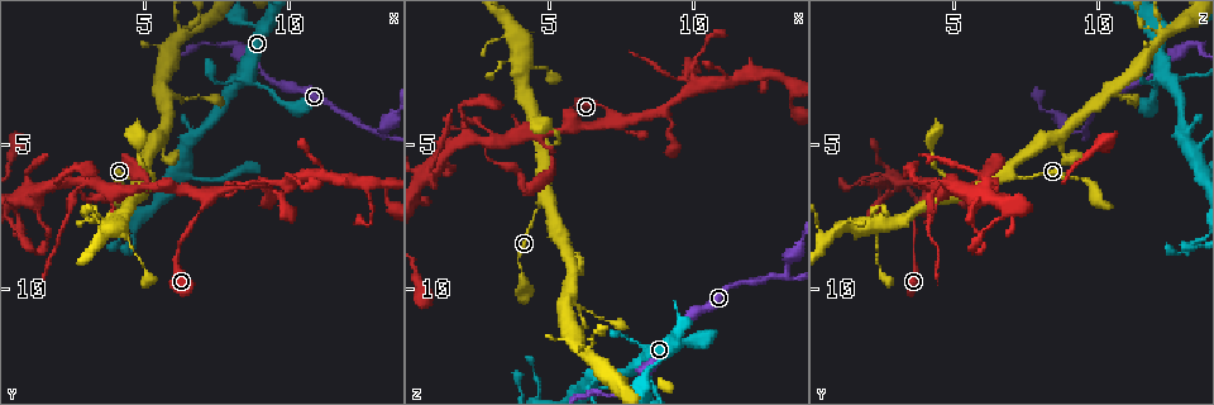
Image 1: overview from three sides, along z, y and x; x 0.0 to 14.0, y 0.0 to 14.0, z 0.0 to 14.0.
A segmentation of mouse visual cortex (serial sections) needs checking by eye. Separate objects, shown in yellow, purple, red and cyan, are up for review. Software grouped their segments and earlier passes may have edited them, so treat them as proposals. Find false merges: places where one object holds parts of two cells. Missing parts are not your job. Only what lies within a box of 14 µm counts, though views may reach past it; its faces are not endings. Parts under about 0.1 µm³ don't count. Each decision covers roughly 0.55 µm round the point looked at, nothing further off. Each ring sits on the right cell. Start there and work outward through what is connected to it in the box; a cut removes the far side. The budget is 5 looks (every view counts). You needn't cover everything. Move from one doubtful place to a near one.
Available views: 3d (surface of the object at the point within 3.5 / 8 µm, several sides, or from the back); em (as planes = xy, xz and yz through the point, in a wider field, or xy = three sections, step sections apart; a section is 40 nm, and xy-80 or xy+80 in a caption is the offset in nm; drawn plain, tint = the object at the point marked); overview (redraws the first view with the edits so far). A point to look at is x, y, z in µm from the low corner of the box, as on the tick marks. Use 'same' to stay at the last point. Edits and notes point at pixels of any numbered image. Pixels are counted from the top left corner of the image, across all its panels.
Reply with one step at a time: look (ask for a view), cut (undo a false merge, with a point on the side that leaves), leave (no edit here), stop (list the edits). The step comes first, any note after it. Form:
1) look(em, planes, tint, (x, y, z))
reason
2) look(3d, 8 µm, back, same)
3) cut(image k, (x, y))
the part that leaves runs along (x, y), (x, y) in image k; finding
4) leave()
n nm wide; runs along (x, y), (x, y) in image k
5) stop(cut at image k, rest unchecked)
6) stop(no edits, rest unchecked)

look(3d, 8 µm, (7.1, 6.9, 4.1))
sharp bend

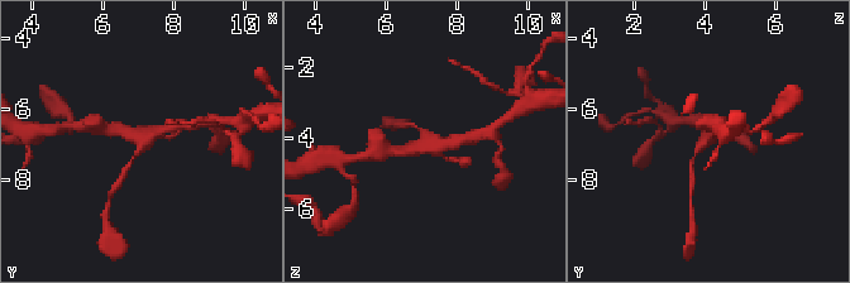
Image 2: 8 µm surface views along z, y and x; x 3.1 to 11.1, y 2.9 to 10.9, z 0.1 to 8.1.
look(3d, 3.5 µm, back, (7.1, 6.9, 4.2))
zoom in

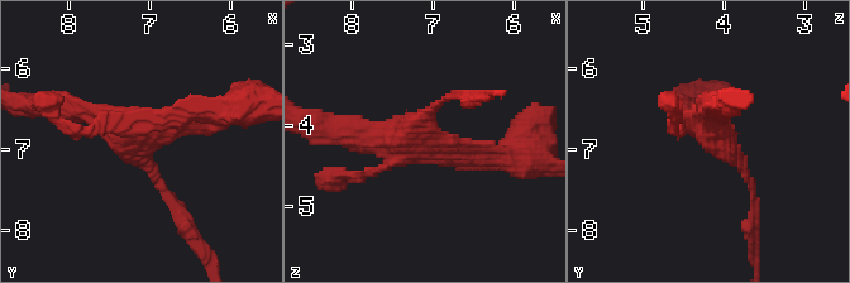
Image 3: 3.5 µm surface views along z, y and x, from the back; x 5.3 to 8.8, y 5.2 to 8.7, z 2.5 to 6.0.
look(em, xy, step 3, tint, (7.20, 6.90, 4.15))
shape alone is not enough

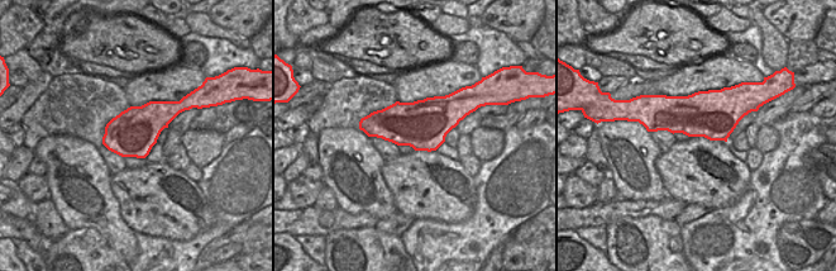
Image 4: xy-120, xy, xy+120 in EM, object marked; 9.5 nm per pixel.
leave()
all the same cell

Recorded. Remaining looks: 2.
look(3d, 3.5 µm, (3.2, 6.3, 4.9))
three-way junction

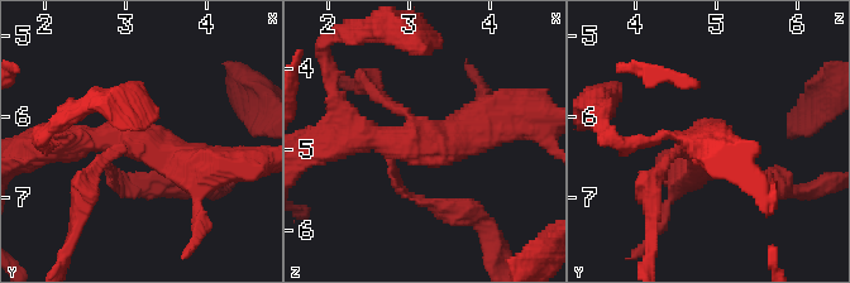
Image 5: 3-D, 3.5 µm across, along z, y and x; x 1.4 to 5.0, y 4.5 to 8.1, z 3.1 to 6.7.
leave()
runs along (210, 166), (133, 138), (51, 145) in image 5; one cell here

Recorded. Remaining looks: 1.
stop(no edits, rest unchecked)

